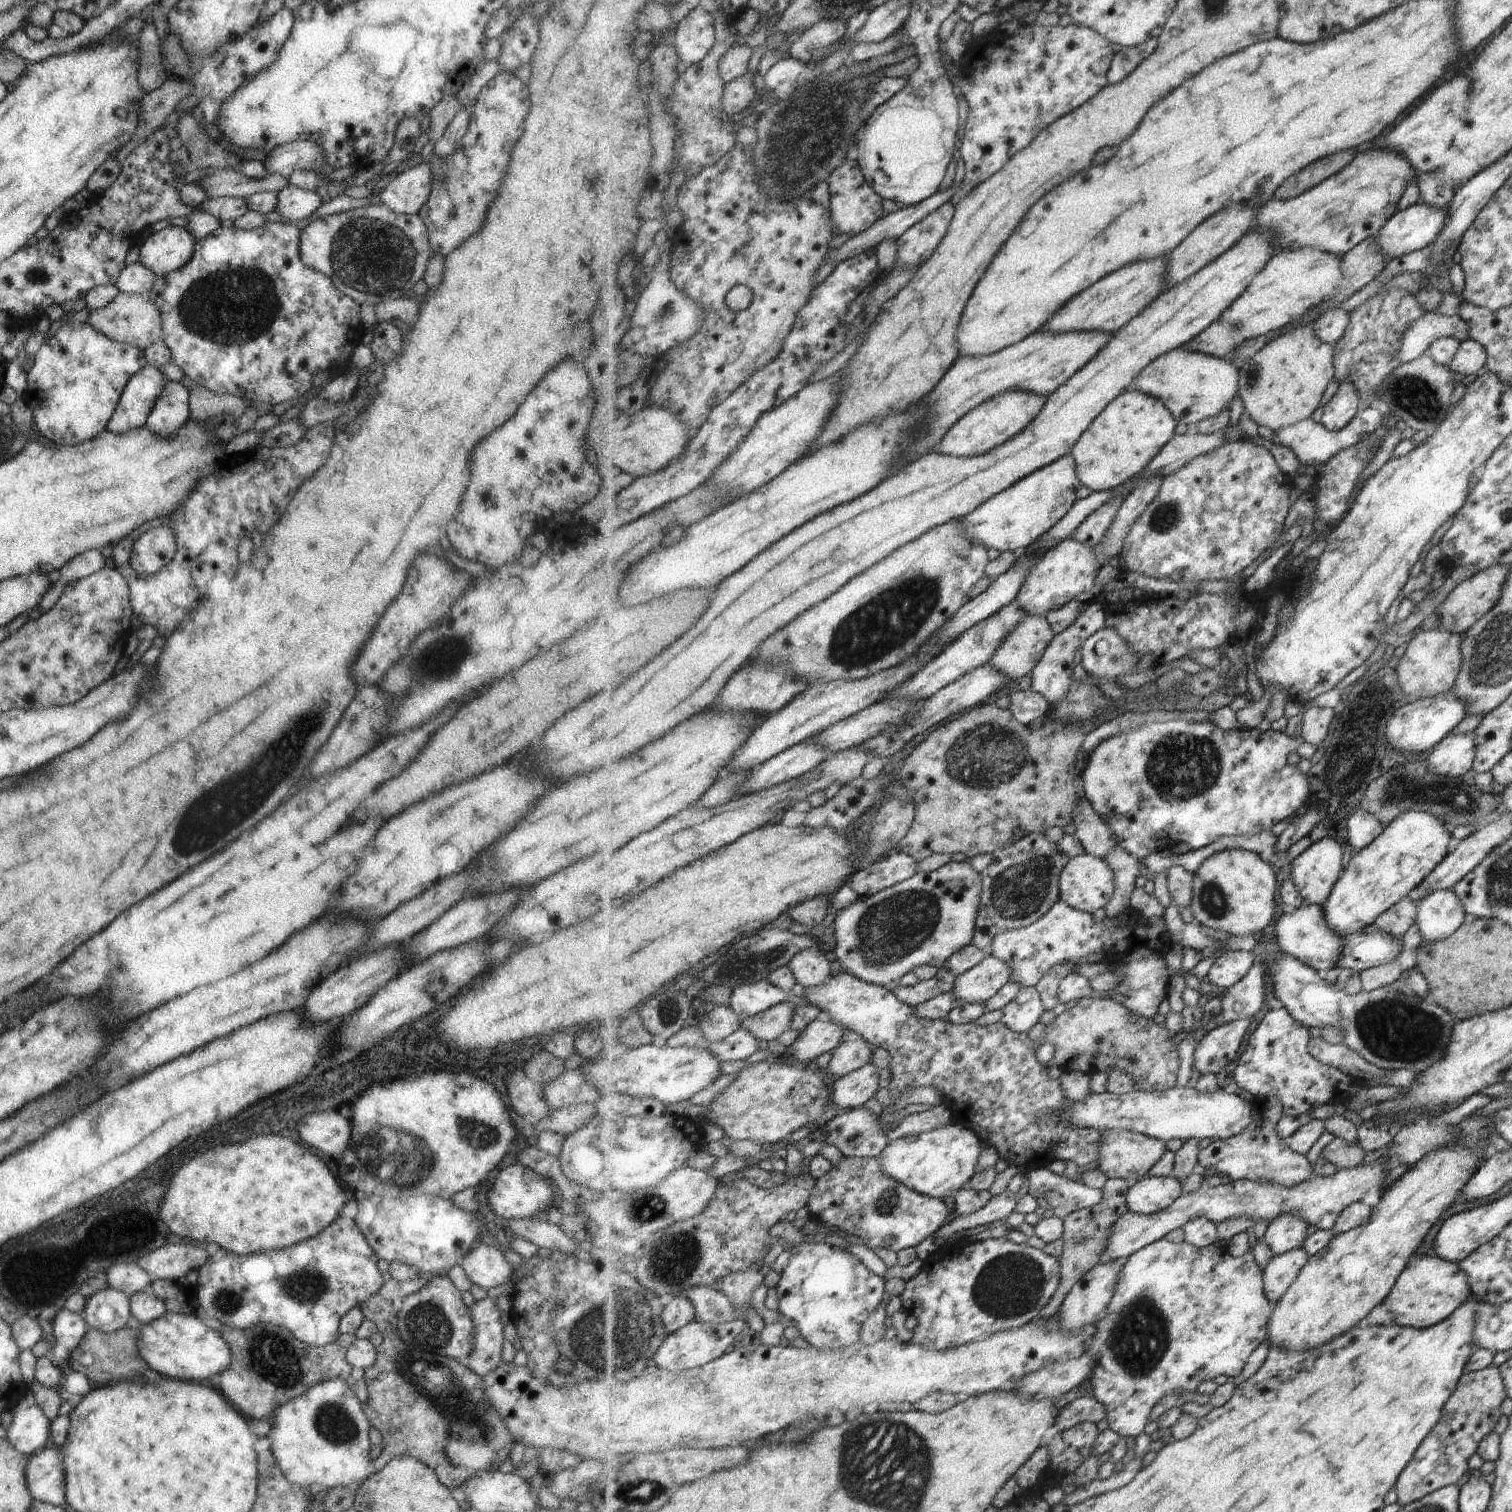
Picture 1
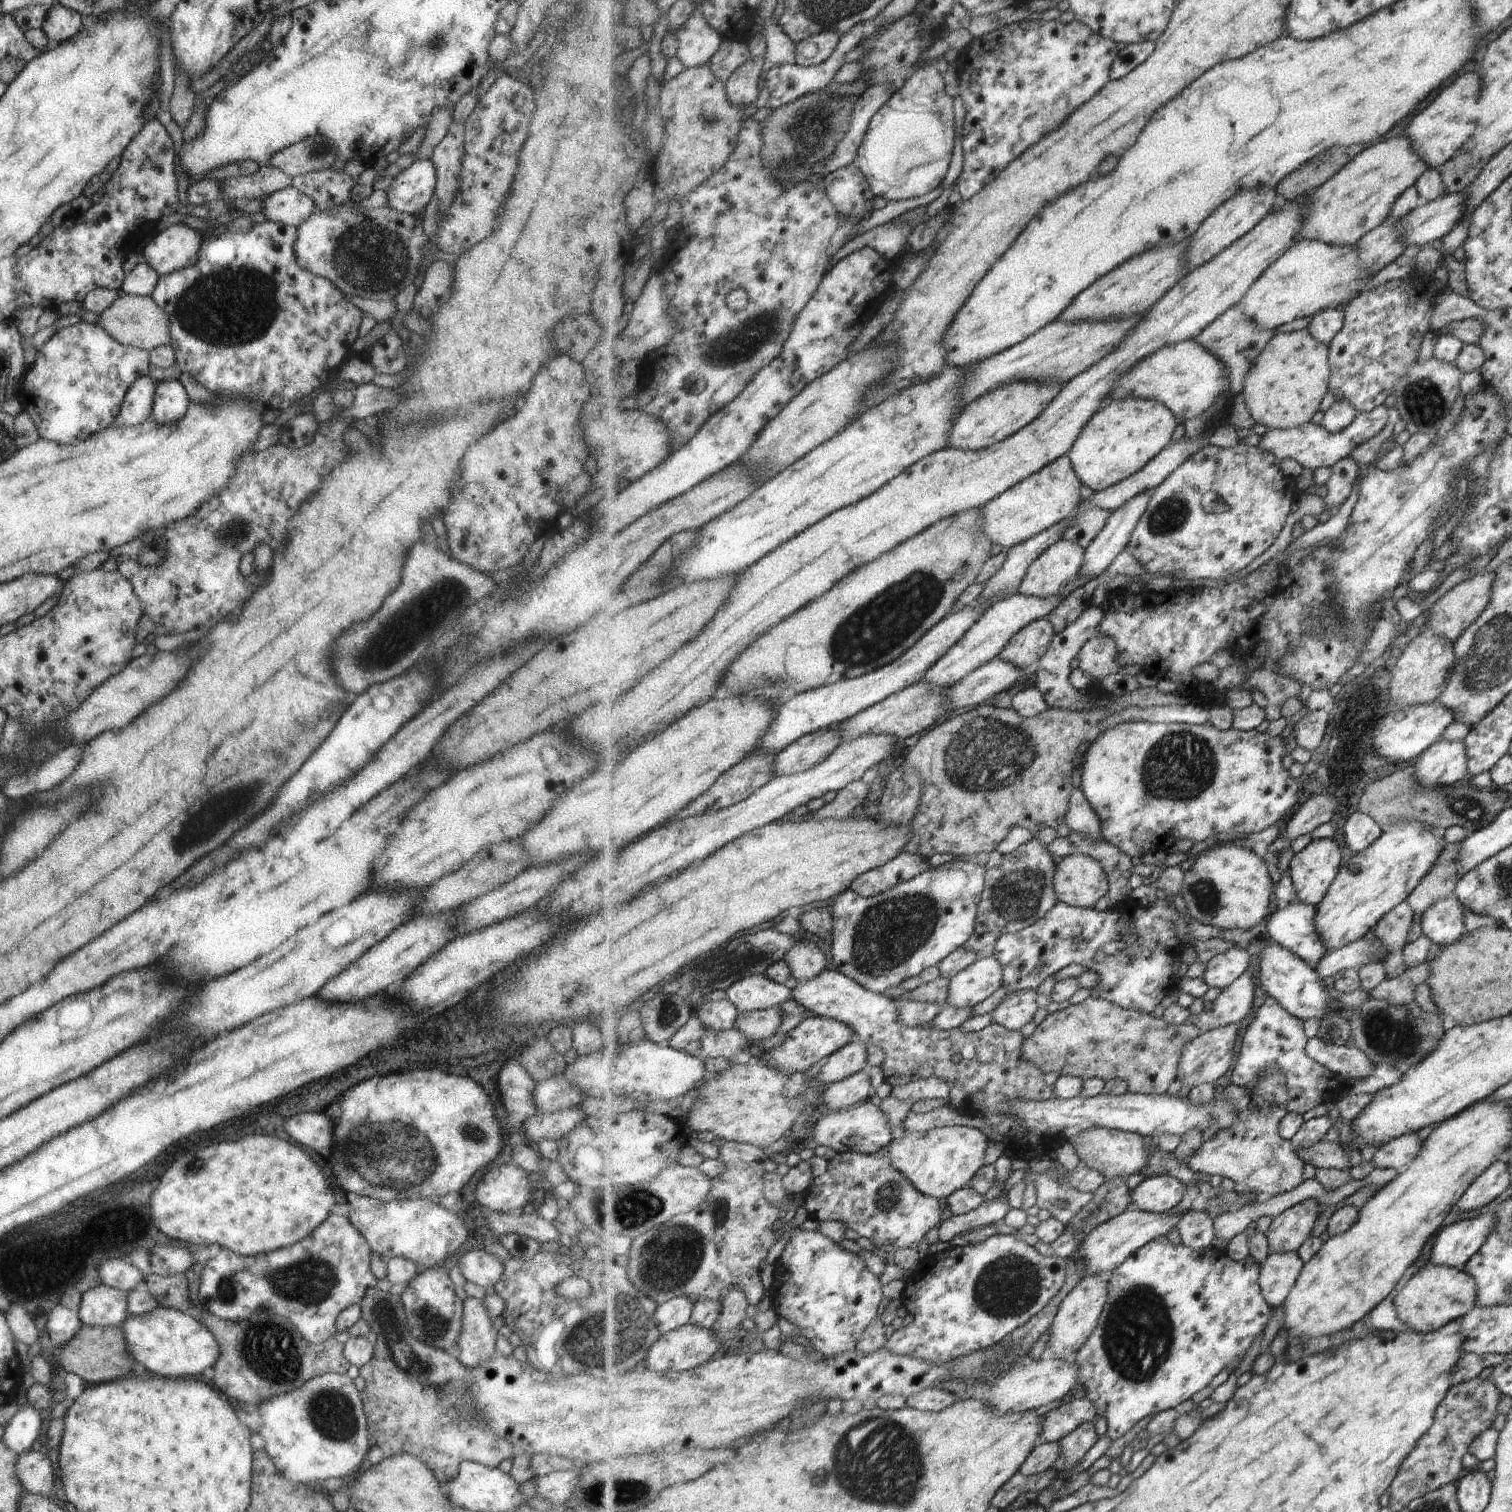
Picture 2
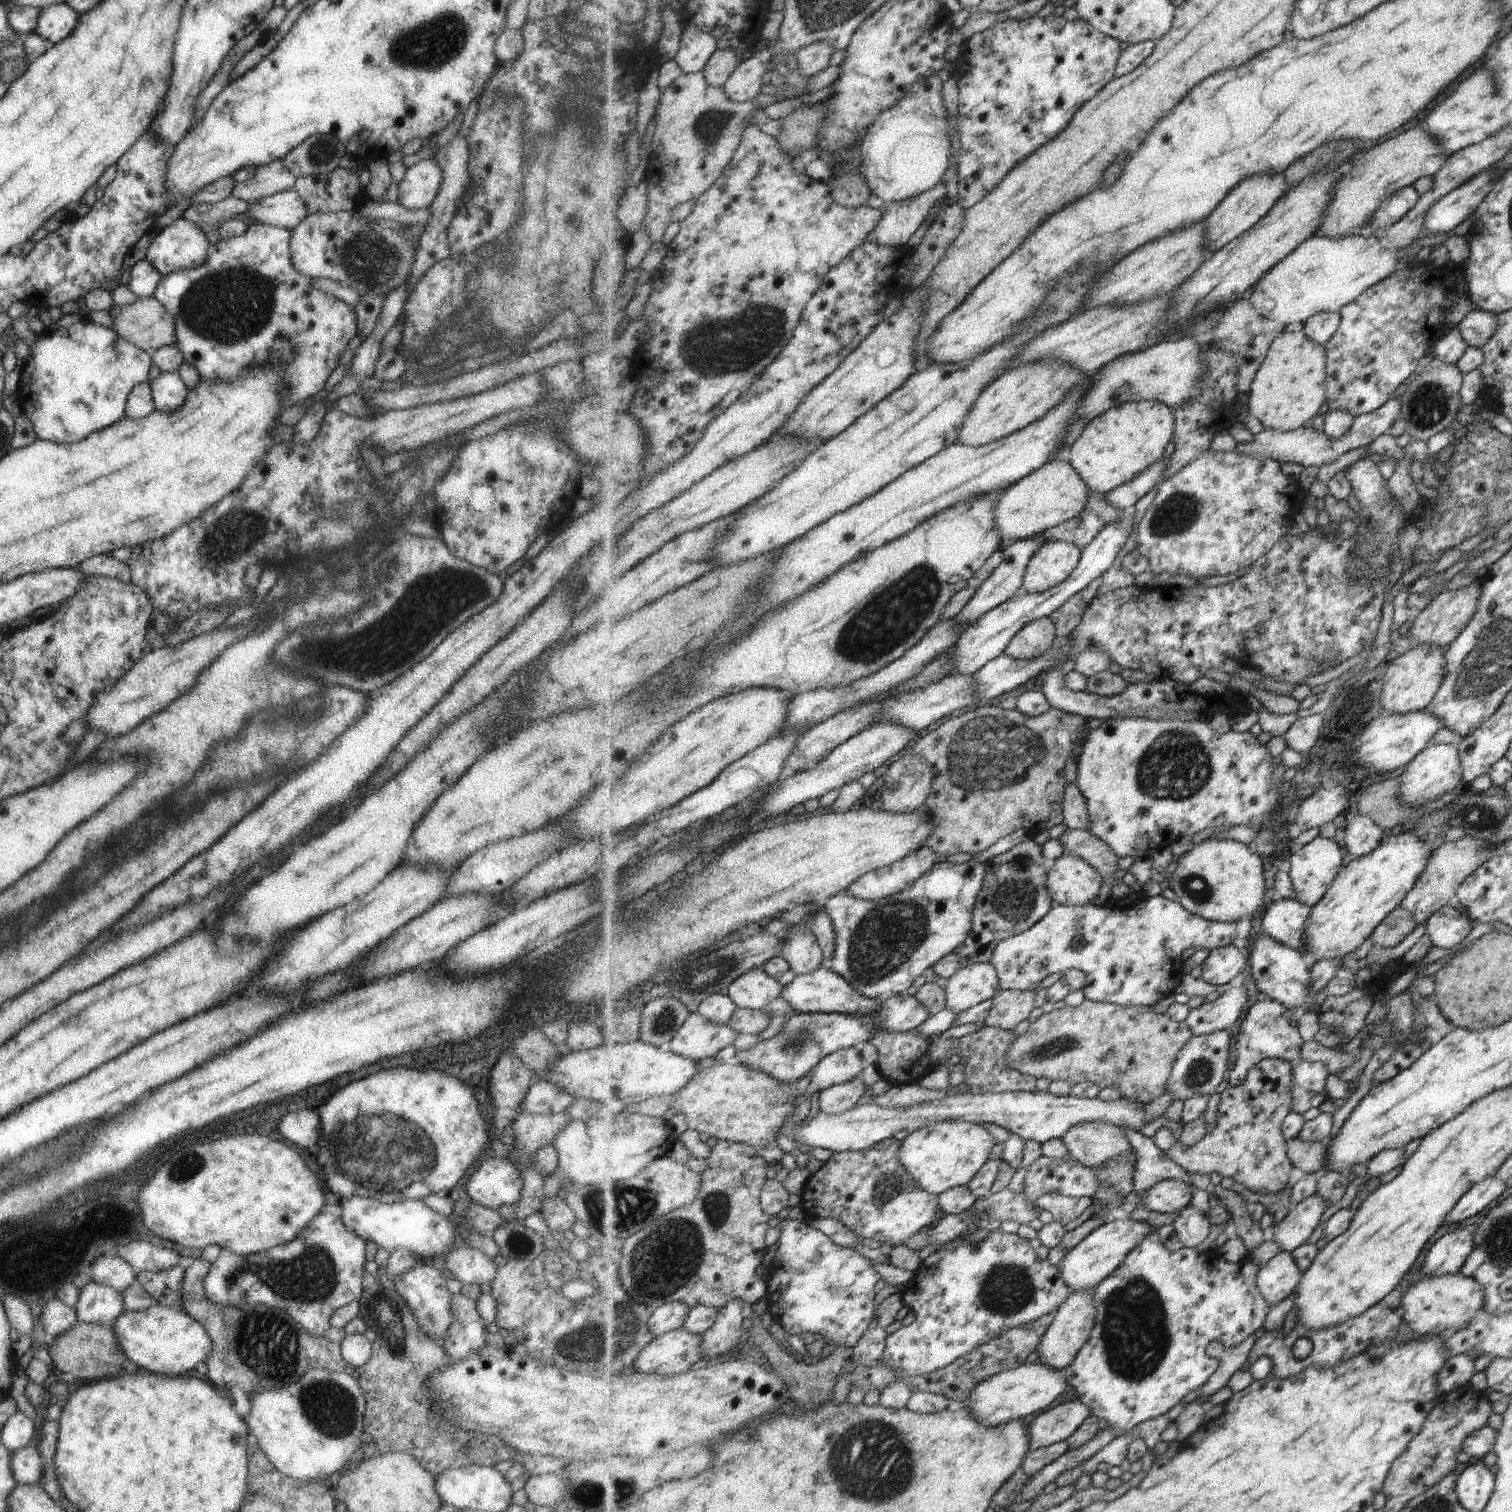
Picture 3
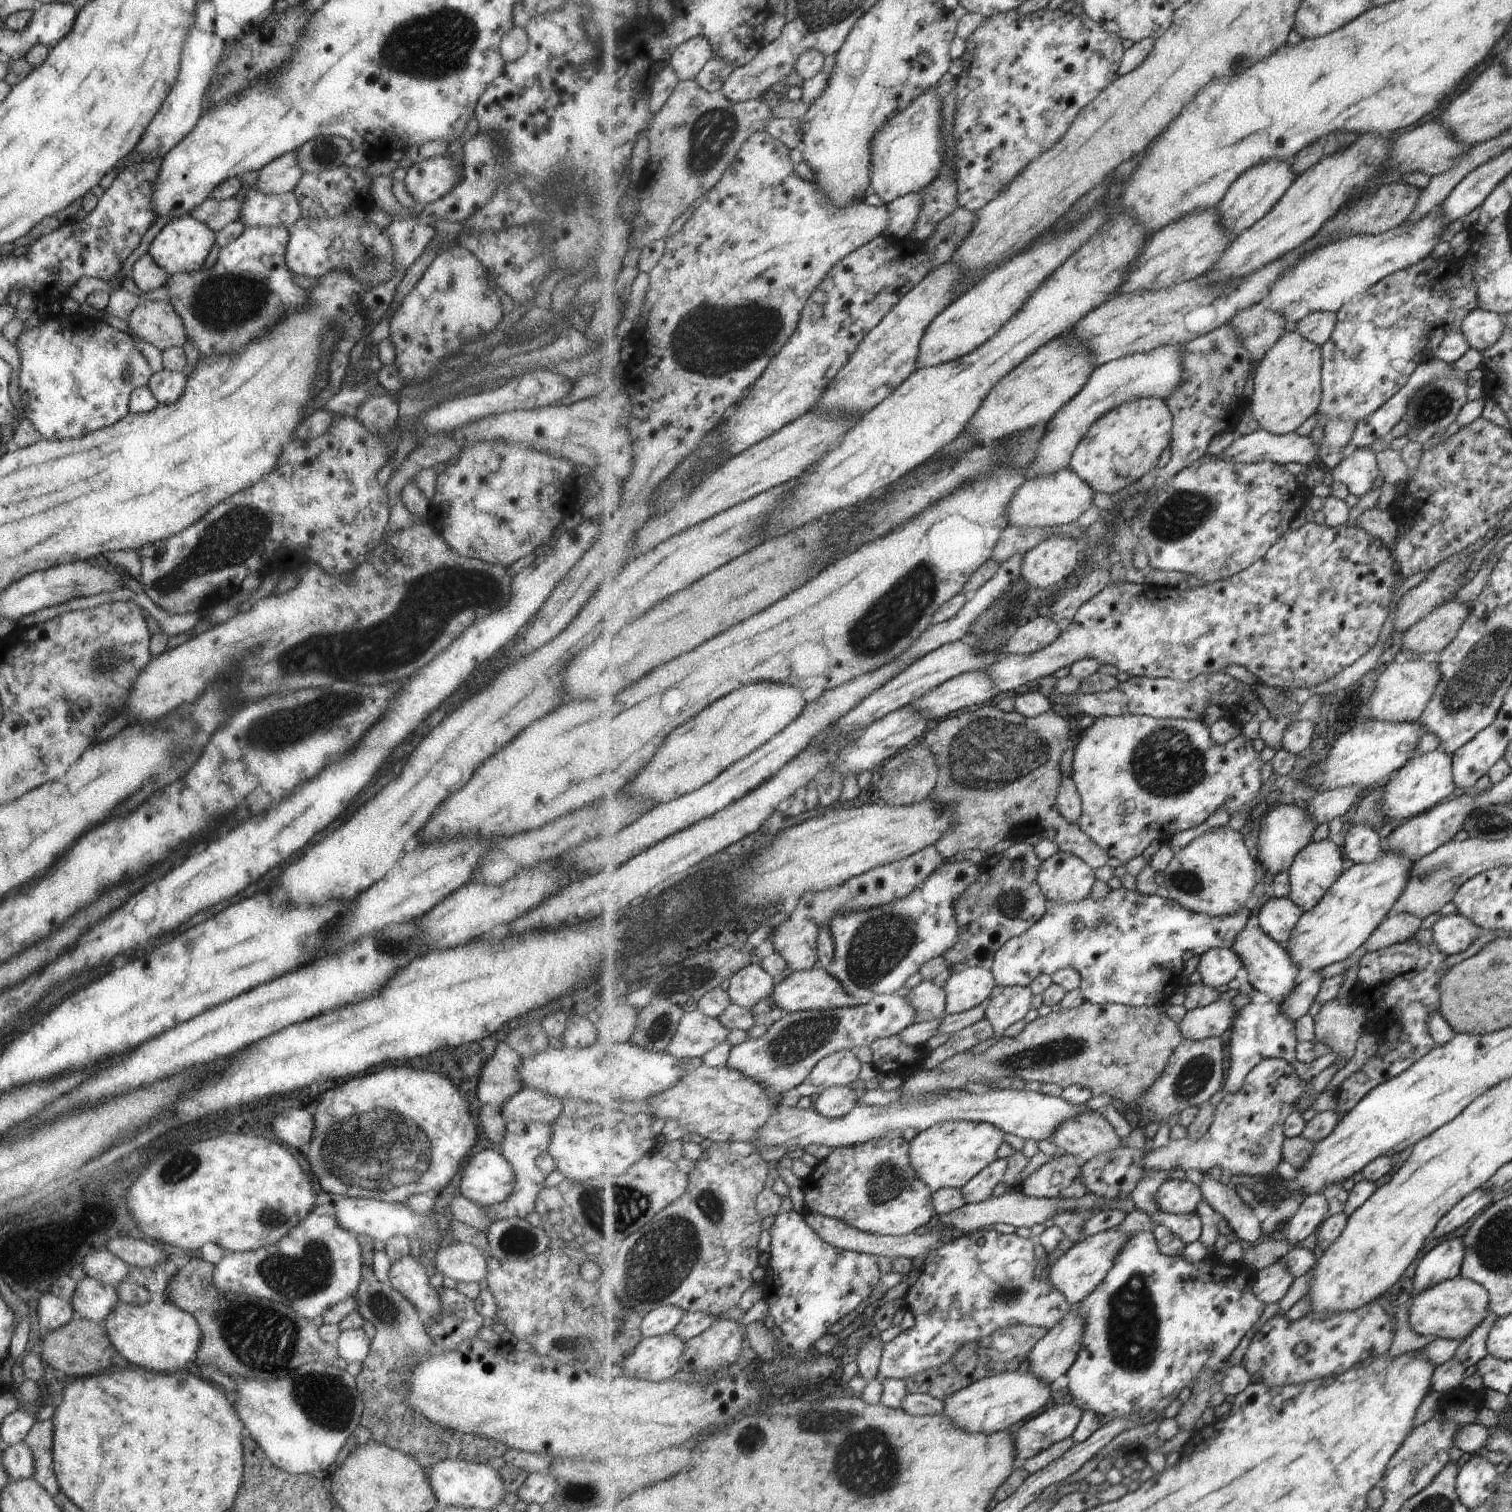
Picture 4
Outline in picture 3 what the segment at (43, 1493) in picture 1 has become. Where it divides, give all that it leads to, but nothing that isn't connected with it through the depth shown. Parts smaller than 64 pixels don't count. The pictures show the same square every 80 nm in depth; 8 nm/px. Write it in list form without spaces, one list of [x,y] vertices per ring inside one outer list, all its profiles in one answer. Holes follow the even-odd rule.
[[[22,1446],[10,1454],[9,1466],[17,1485],[38,1485],[43,1457],[33,1446]]]

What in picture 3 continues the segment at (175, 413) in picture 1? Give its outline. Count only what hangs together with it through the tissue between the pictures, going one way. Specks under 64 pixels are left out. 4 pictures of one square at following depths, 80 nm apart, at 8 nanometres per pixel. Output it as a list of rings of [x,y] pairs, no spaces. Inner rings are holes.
[[[160,372],[149,380],[154,409],[158,411],[177,410],[183,404],[188,388],[179,372]]]

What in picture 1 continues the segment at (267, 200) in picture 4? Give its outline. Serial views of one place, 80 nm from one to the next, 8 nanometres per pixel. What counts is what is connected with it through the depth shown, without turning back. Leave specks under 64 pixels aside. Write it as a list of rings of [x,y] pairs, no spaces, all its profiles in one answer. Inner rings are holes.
[[[287,184],[276,192],[273,211],[286,222],[297,222],[307,218],[322,202],[315,192]]]

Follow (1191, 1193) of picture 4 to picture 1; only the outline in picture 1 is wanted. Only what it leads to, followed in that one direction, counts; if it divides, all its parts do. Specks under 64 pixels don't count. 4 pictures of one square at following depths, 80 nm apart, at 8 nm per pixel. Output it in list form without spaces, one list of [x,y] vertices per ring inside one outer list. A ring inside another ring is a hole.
[[[1145,1177],[1132,1184],[1127,1202],[1131,1211],[1150,1215],[1169,1209],[1181,1197],[1181,1182],[1177,1177]]]

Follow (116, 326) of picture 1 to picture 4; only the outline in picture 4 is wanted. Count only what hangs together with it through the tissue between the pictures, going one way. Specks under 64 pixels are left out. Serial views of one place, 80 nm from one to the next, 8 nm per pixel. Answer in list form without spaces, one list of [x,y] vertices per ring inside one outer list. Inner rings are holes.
[[[144,299],[133,308],[125,322],[131,338],[144,340],[160,351],[182,347],[187,342],[181,317],[169,301]]]

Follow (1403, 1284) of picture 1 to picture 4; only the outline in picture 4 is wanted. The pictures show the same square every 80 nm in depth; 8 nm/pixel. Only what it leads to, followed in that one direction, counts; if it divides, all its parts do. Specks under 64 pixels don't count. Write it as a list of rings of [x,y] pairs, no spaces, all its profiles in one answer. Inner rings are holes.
[[[1461,1278],[1441,1281],[1407,1302],[1410,1329],[1422,1337],[1461,1341],[1483,1320],[1488,1310],[1488,1292],[1476,1282]]]

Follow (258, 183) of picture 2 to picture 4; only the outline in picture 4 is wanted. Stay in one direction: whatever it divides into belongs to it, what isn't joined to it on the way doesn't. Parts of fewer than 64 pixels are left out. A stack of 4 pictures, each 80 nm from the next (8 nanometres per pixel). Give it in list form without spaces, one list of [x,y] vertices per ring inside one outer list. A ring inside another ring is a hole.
[[[290,150],[281,154],[277,158],[268,162],[265,166],[262,166],[259,170],[259,186],[252,187],[251,189],[258,189],[263,194],[269,193],[288,193],[292,192],[296,182],[301,178],[301,175],[305,173],[297,162],[296,150]]]

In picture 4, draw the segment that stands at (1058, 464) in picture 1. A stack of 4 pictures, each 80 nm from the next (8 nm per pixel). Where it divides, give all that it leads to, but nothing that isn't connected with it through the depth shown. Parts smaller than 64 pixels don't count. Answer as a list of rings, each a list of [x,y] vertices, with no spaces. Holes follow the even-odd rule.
[[[1070,468],[1057,471],[1053,475],[1039,475],[1029,478],[1015,493],[1007,509],[1008,521],[1020,529],[1058,527],[1077,522],[1093,505],[1095,491]]]

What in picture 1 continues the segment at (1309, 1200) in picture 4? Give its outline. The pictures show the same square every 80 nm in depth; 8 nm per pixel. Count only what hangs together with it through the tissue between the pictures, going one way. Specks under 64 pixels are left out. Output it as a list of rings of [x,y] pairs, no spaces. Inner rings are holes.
[[[1299,1213],[1280,1214],[1269,1223],[1263,1239],[1275,1255],[1282,1255],[1304,1246],[1309,1225]]]

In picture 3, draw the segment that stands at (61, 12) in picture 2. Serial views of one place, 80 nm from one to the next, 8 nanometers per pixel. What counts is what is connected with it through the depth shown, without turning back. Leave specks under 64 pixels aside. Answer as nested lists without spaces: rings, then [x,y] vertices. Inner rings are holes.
[[[67,3],[49,5],[40,9],[32,32],[53,44],[73,30],[77,17],[78,14]]]

